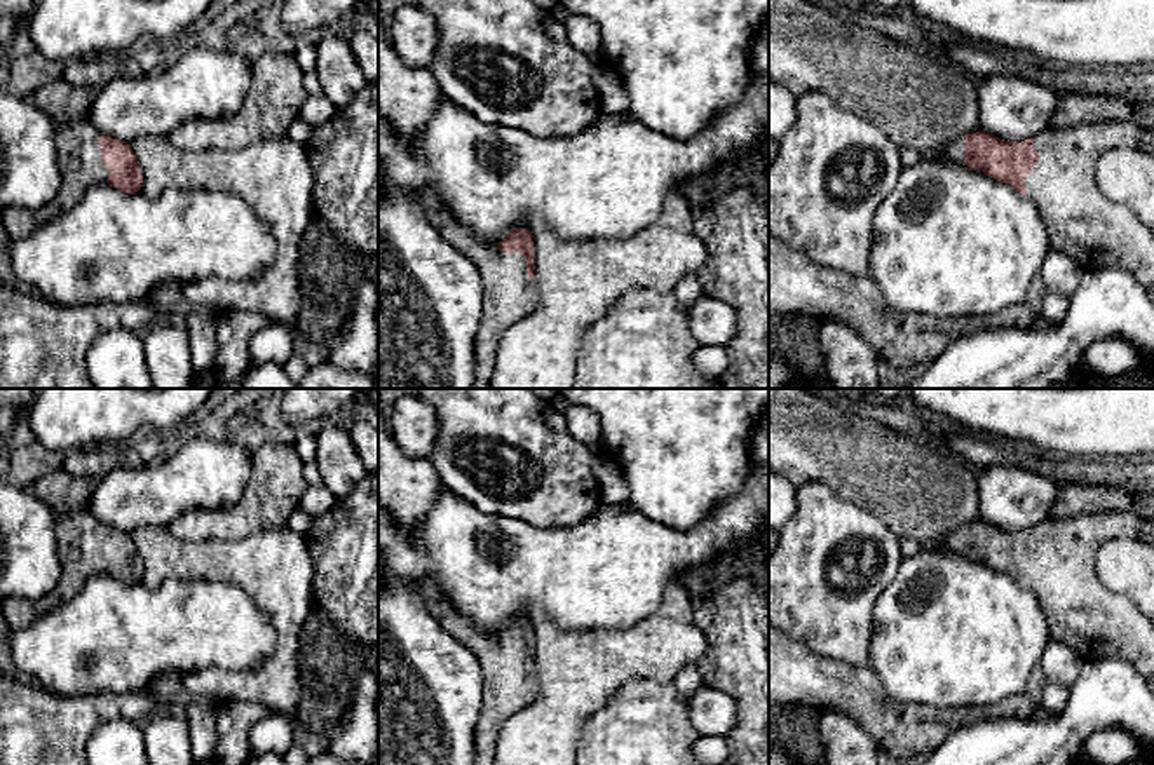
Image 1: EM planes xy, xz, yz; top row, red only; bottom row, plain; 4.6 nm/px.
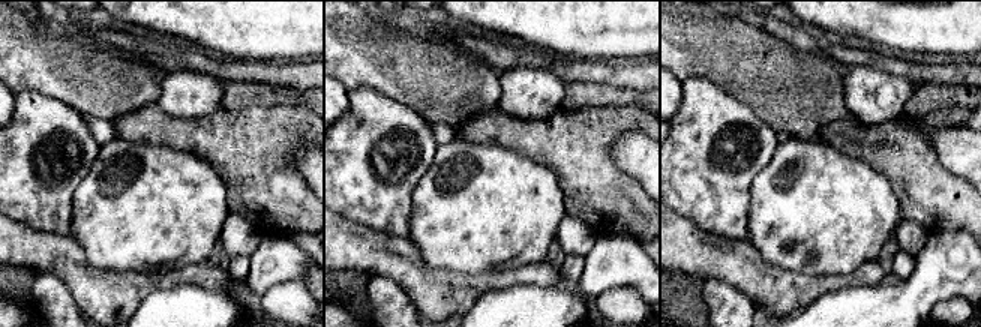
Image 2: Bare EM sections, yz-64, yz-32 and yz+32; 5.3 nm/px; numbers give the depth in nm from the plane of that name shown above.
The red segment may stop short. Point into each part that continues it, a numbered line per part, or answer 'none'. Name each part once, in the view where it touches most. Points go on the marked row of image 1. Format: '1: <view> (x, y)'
1: xz (509, 297)
2: yz (954, 152)

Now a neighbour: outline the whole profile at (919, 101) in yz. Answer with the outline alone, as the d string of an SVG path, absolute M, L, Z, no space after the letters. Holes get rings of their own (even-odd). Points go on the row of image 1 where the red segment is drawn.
M769 0L769 80L795 98L826 94L844 110L870 120L899 148L915 148L920 157L943 159L952 139L981 129L978 82L961 66L863 28L828 0Z

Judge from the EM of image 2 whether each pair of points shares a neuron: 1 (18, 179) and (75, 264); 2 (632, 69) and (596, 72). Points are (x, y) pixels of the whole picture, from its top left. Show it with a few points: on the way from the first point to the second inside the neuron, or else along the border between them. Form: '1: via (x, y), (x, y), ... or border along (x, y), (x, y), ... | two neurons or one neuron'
1: border along (21, 221), (39, 230), (69, 236) | two neurons
2: via (623, 72), (605, 72) | one neuron

